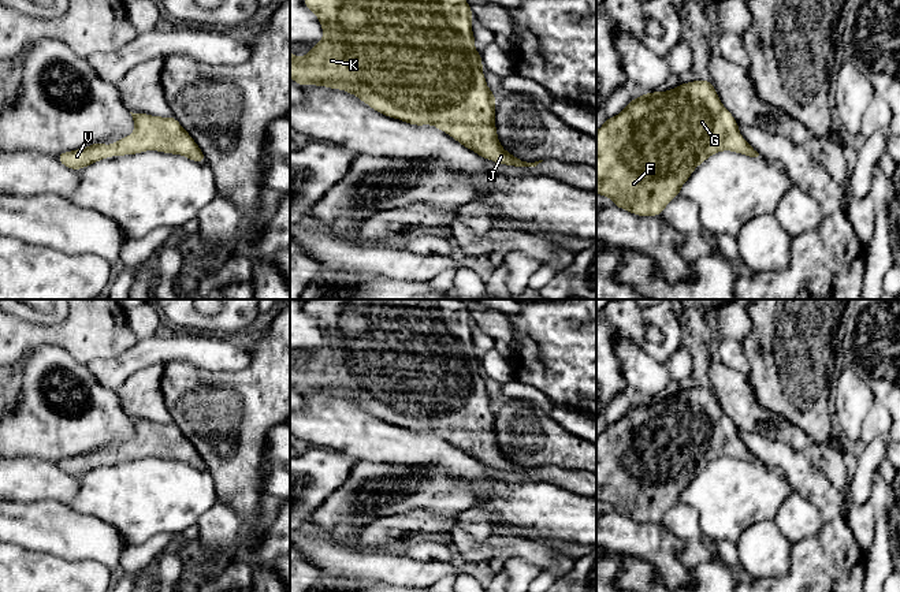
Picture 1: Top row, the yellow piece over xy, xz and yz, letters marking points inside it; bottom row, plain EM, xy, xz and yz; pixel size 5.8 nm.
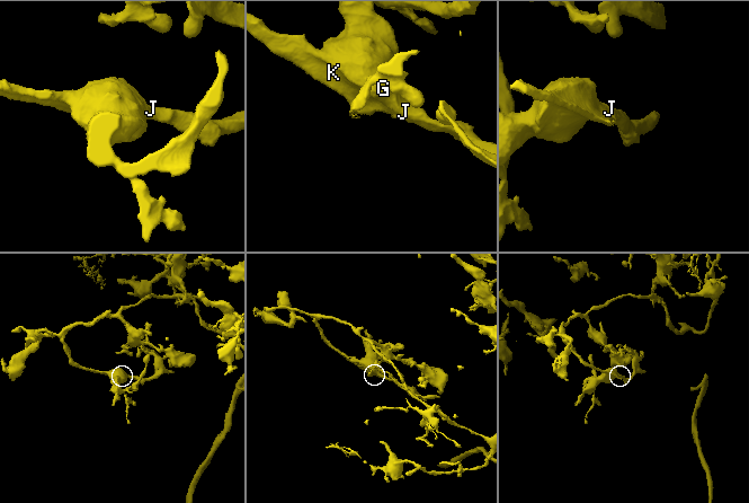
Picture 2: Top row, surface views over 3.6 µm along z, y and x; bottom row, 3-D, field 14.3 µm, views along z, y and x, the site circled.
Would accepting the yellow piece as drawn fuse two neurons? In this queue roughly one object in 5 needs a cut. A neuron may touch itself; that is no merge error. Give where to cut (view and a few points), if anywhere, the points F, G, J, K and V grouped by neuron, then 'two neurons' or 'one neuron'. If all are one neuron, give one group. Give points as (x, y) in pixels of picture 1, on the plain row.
no cut; F G J K V; one neuron

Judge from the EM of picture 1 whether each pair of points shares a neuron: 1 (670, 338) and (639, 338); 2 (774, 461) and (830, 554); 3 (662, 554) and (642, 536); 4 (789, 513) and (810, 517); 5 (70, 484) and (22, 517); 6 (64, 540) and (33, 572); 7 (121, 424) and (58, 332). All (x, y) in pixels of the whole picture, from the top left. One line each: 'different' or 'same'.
1: same
2: same
3: same
4: same
5: different
6: different
7: different

